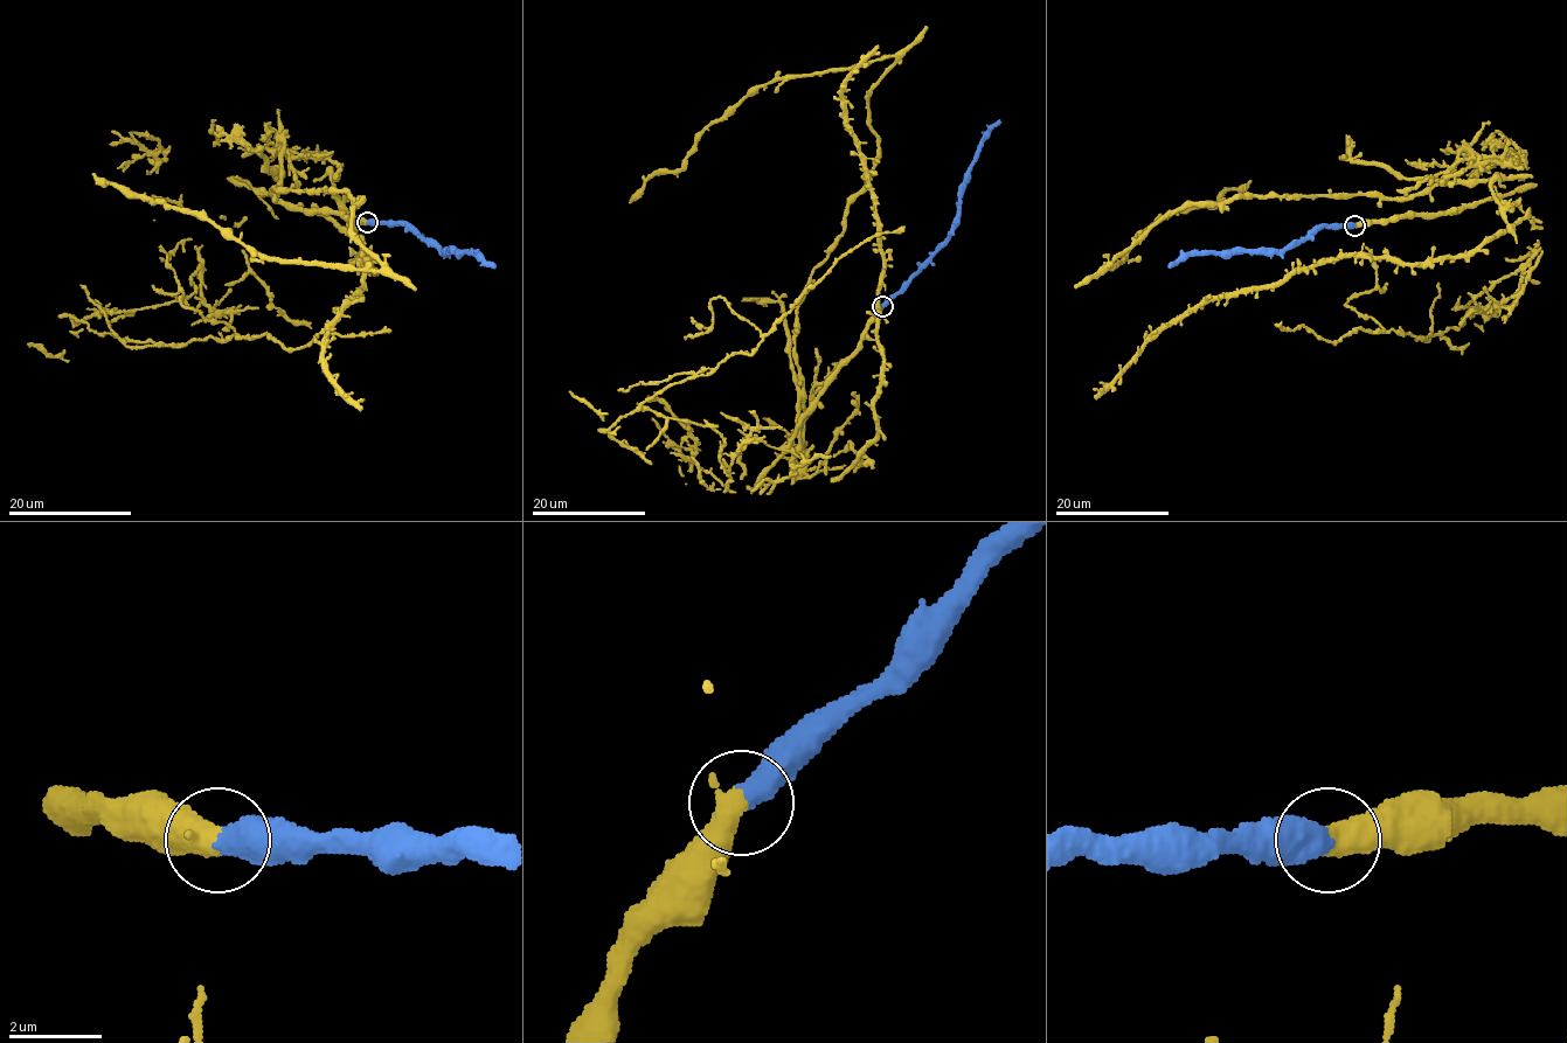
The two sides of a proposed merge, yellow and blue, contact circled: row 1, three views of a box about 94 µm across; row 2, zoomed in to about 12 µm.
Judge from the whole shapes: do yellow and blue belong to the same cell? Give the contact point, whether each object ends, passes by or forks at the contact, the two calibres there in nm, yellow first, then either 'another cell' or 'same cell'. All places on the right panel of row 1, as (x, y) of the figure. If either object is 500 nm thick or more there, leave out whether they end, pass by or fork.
place (1354, 226); calibres 600 and 550 nm; another cell

